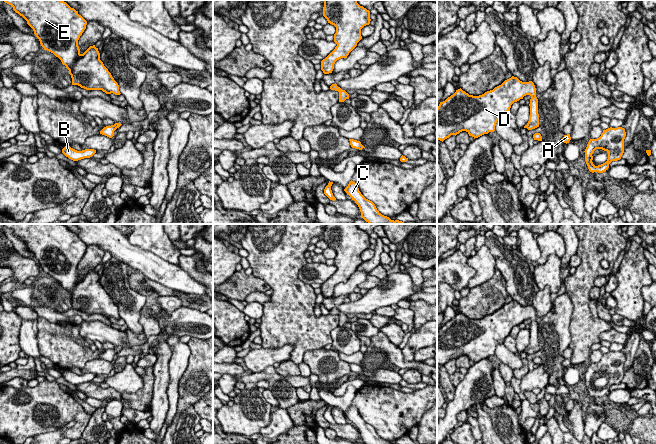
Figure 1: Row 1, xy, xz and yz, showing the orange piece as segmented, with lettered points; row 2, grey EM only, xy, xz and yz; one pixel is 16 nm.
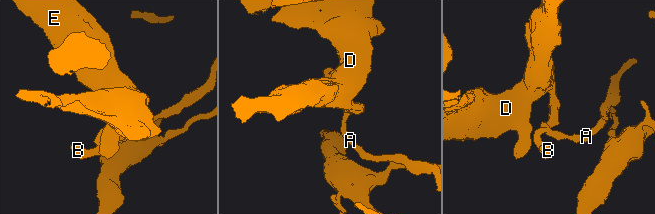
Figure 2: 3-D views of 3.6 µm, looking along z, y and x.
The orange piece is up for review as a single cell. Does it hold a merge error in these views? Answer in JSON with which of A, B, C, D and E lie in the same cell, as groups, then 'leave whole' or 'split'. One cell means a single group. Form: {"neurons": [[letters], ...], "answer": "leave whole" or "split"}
{"neurons": [["A", "B", "C"], ["D", "E"]], "answer": "split"}

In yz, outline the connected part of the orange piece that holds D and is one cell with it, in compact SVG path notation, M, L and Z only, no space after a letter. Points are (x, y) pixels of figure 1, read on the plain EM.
M512 300L493 314L482 319L469 319L461 312L440 326L437 331L437 364L466 355L474 363L495 355L498 344L503 344L514 326L530 319L530 340L527 353L539 351L538 323L532 305L522 306Z

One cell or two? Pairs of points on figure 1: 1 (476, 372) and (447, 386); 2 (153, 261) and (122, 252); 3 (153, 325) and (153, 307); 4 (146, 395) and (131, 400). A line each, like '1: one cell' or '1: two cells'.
1: two cells
2: one cell
3: one cell
4: one cell

